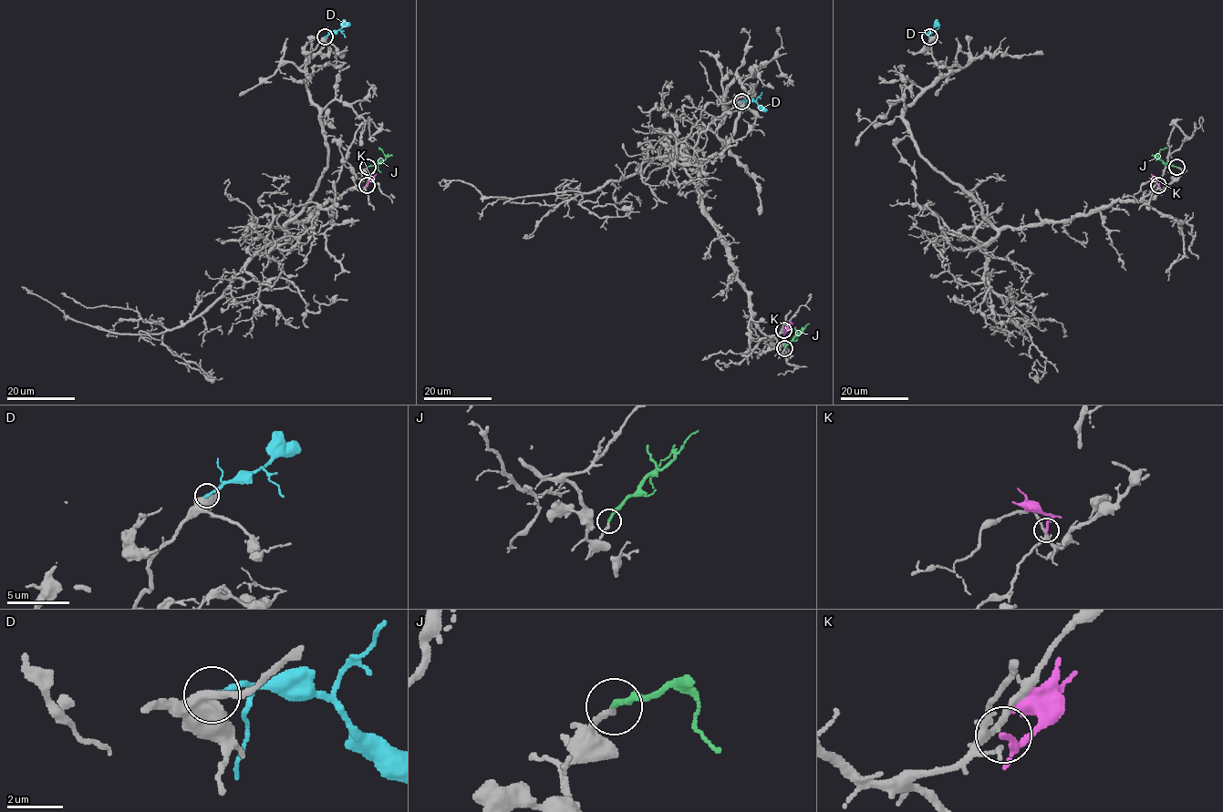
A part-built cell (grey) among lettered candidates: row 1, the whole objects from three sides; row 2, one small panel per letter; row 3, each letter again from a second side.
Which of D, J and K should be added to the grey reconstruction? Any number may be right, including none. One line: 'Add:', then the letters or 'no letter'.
Add: J

